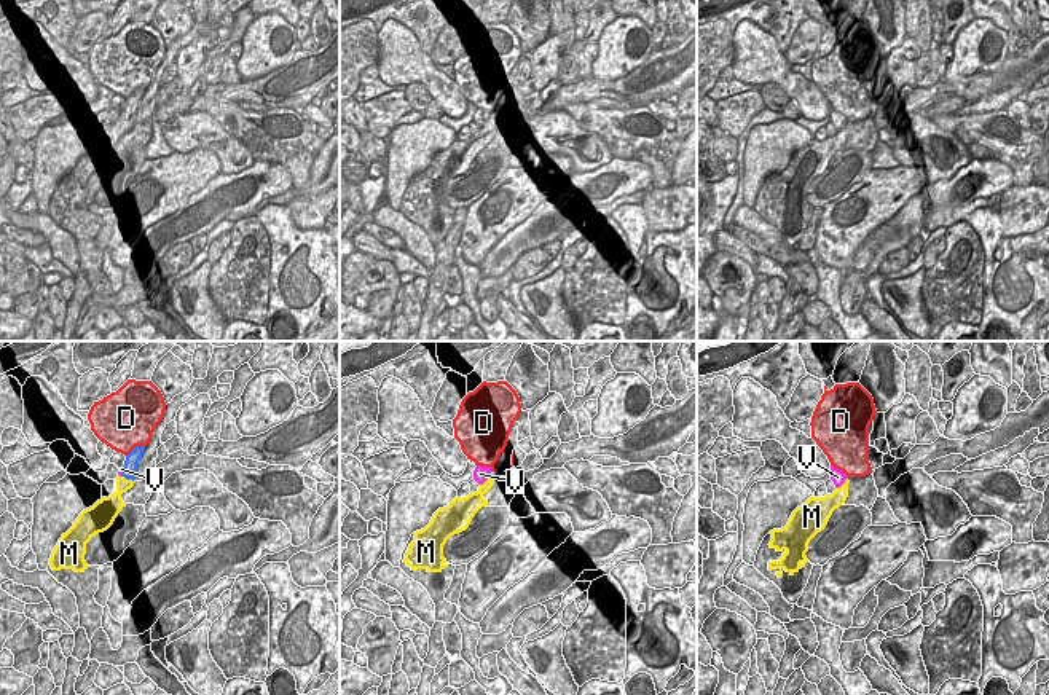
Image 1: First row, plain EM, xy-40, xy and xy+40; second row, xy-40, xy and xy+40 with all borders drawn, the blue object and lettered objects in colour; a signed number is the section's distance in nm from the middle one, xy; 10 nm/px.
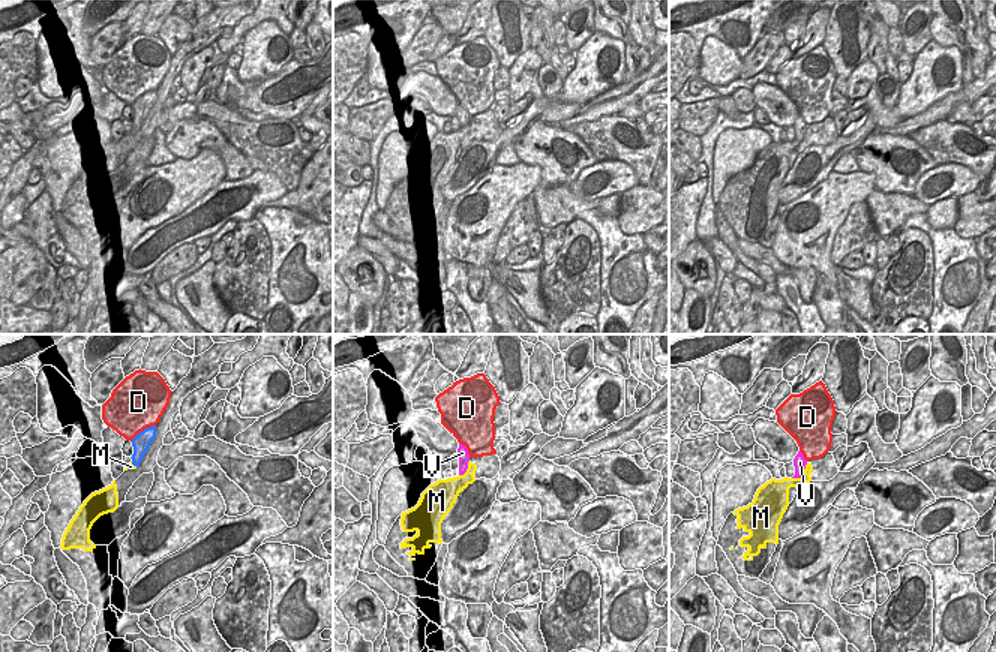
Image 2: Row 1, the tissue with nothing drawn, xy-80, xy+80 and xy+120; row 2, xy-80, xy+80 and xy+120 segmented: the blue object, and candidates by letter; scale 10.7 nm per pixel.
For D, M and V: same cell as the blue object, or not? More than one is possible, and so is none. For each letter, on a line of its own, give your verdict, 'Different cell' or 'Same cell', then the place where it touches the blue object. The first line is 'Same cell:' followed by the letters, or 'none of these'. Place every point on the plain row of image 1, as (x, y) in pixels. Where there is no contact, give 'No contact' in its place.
Same cell: M
D: Different cell. Touches blue at xy-40 (134, 91)
M: Same cell. Touches blue at xy-40 (129, 121)
V: Different cell. Touches blue at xy-40 (125, 113)

